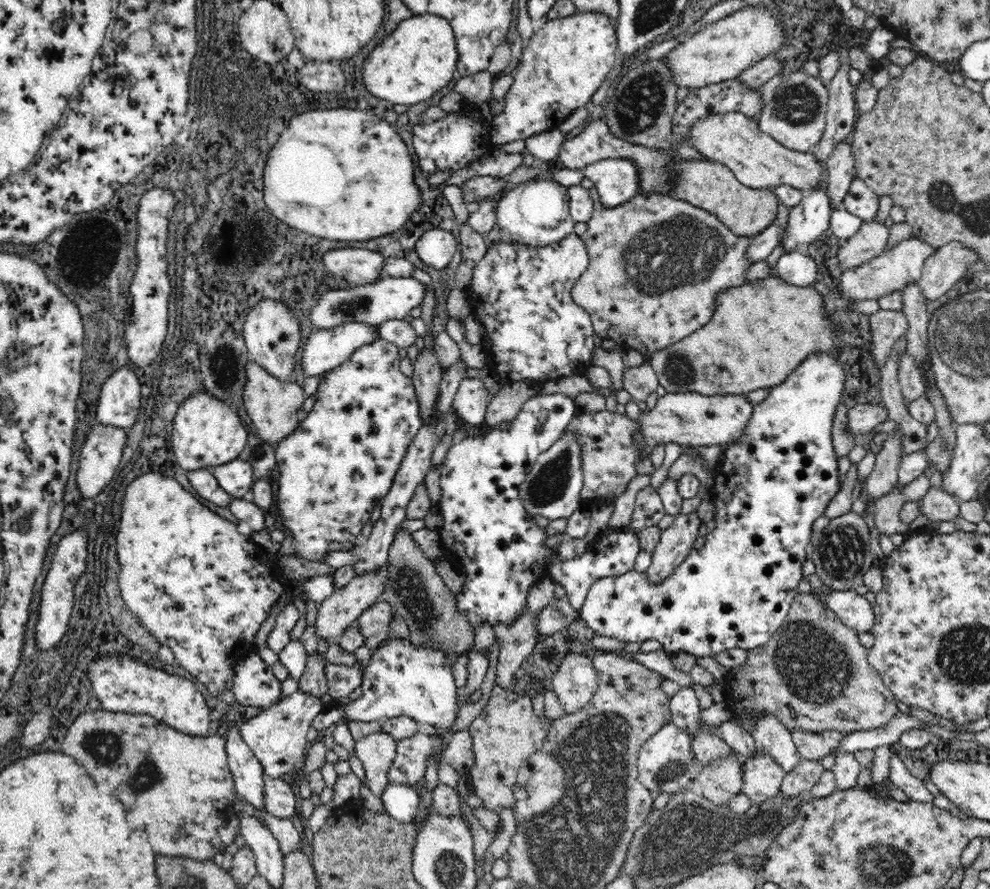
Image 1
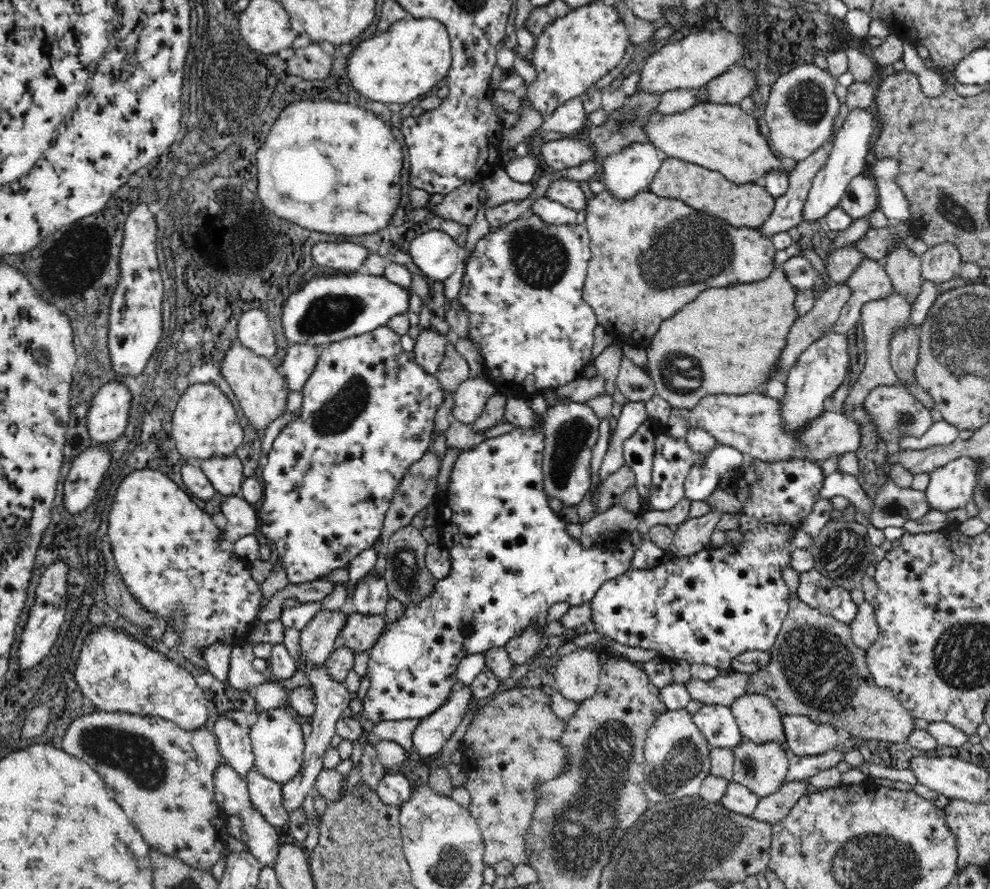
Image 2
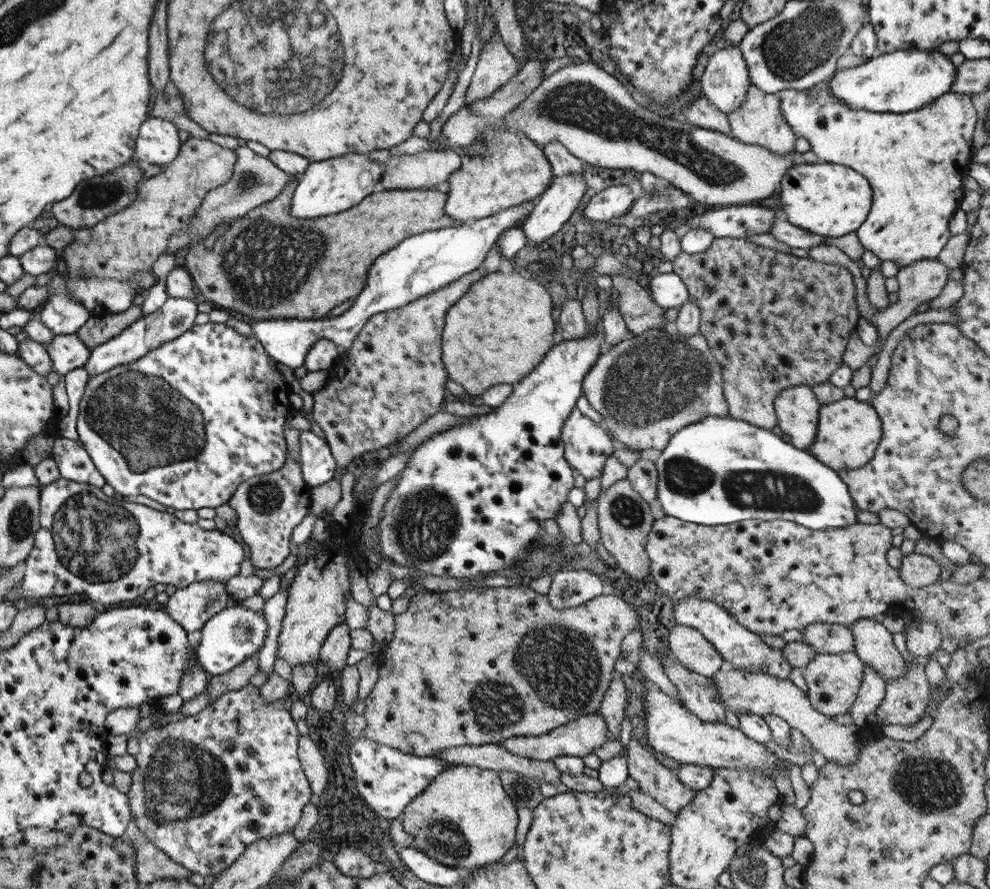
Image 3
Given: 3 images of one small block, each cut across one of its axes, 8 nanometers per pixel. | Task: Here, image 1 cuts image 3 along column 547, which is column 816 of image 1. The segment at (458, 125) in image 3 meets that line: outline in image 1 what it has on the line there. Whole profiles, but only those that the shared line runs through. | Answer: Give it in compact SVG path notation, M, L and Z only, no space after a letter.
M742 112L710 114L706 118L698 118L698 122L694 122L688 130L688 142L702 156L704 162L724 164L726 168L734 172L740 184L754 188L754 190L794 186L806 192L816 186L822 186L820 184L822 162L818 162L814 154L788 150L776 138L760 130L760 122L756 122L754 118L748 118Z

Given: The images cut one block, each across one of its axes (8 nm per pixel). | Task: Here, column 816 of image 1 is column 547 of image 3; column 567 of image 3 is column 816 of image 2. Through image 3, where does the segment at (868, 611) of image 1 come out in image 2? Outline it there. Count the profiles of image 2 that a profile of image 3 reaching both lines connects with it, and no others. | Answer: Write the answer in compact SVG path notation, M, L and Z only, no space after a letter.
M818 570L800 572L796 592L802 602L818 608L826 616L838 618L840 622L850 624L858 614L858 606L852 602L850 590L836 586Z

